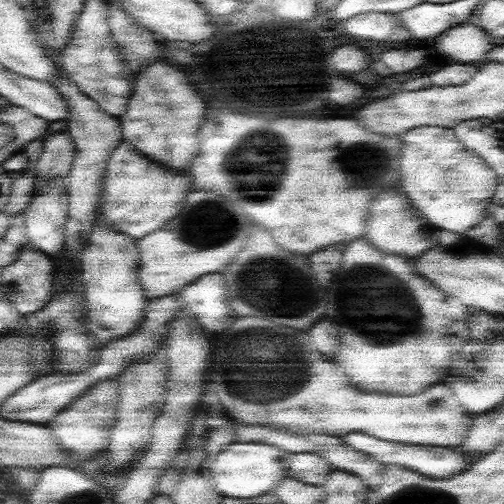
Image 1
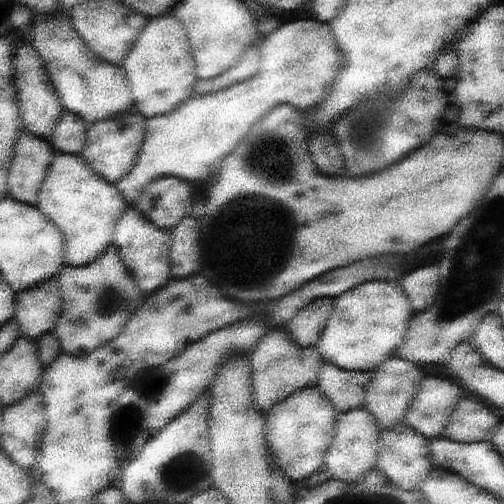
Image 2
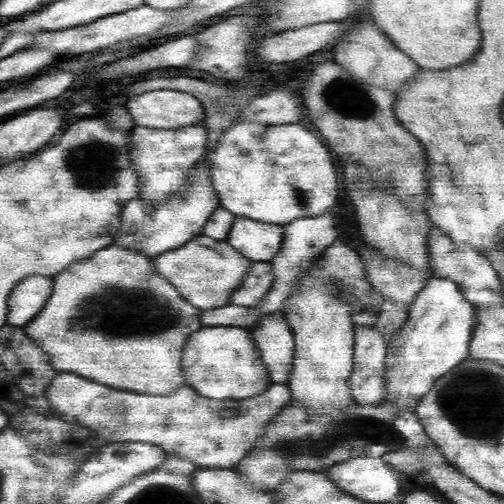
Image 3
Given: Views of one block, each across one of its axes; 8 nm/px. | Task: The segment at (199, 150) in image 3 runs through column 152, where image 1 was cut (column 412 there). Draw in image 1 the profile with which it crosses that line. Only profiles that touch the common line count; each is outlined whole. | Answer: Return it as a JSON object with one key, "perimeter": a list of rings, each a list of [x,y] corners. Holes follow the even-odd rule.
{"perimeter":[[[421,126],[401,134],[405,146],[399,156],[403,180],[399,190],[411,200],[419,212],[425,214],[431,226],[439,230],[449,230],[455,234],[465,234],[469,228],[477,226],[487,218],[489,198],[497,190],[499,178],[487,168],[487,162],[475,152],[467,150],[457,138],[453,128],[441,126]]]}

